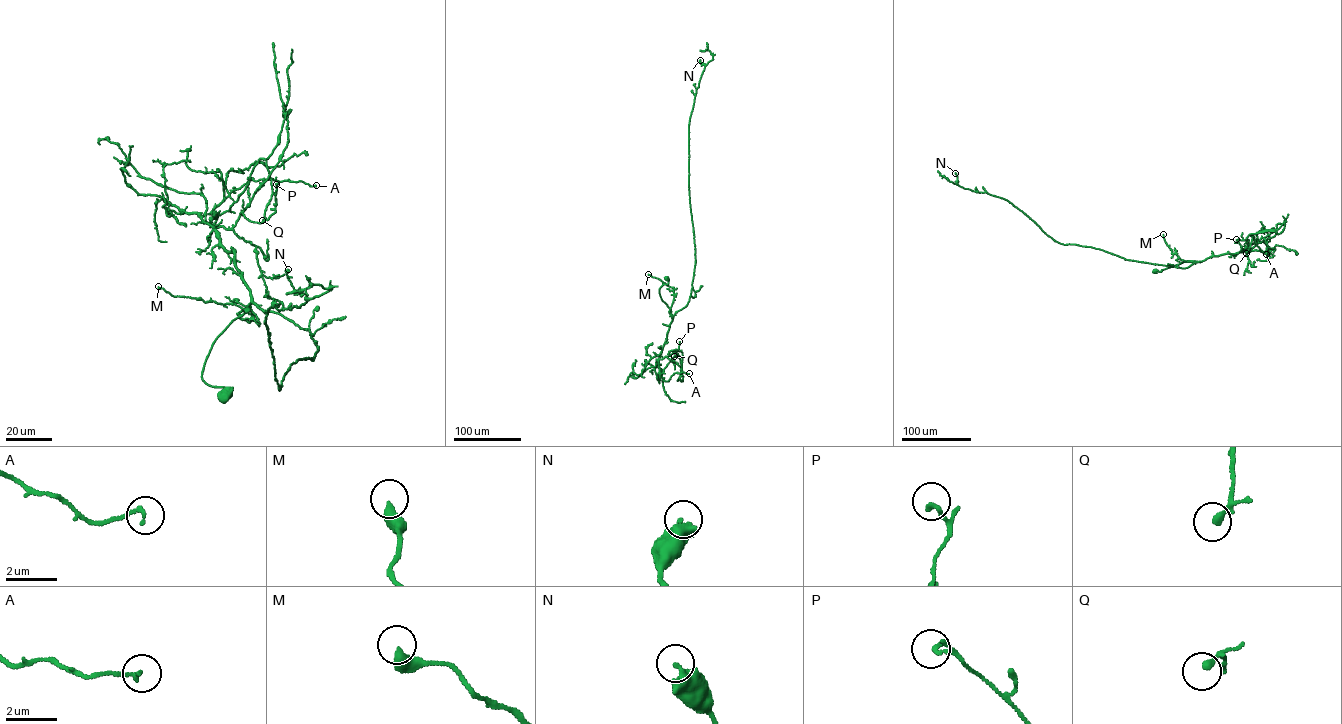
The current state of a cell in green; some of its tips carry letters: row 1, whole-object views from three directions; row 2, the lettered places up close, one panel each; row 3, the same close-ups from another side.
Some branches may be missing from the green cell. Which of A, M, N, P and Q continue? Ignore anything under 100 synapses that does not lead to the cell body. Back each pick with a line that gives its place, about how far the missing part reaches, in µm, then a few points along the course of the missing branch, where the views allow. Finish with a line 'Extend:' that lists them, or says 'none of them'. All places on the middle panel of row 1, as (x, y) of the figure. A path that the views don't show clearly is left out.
Extend: none of them

